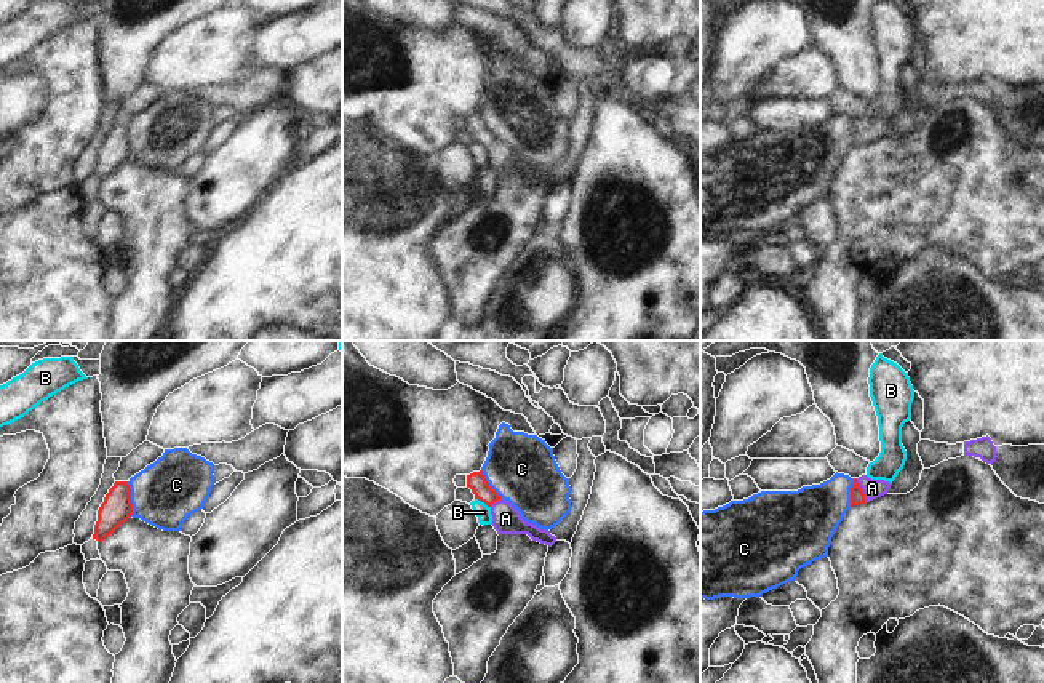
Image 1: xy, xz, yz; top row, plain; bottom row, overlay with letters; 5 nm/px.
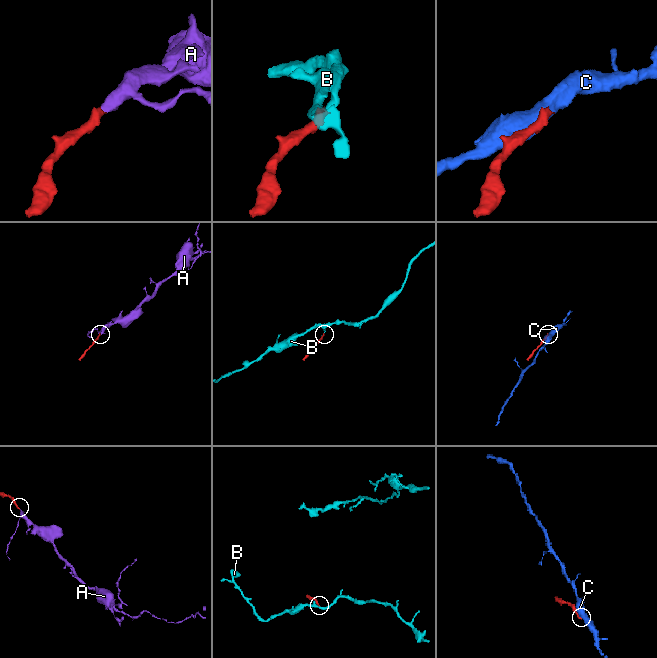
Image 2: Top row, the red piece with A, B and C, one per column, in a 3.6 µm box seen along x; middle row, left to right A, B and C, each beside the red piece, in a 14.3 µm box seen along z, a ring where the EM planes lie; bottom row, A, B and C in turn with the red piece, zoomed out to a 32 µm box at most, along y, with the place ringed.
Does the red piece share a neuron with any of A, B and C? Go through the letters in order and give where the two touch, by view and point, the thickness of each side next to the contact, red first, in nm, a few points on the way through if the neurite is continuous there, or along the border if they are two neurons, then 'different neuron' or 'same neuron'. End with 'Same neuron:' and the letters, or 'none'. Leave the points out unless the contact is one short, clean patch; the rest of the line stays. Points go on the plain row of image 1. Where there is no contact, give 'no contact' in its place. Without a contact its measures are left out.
A: contact yz (860, 131); calibres 70 and 100 nm; way yz (857, 138), (860, 131), (872, 130); same neuron
B: contact xz (483, 143); calibres 90 and 80 nm; border xz (475, 139), (490, 149); different neuron
C: contact xy (130, 141); calibres 150 and 320 nm; different neuron
Same neuron: A

